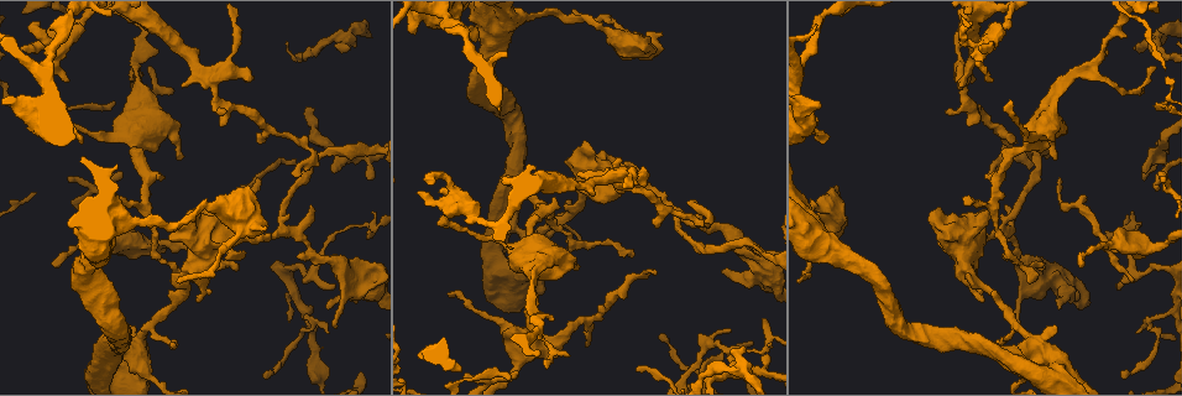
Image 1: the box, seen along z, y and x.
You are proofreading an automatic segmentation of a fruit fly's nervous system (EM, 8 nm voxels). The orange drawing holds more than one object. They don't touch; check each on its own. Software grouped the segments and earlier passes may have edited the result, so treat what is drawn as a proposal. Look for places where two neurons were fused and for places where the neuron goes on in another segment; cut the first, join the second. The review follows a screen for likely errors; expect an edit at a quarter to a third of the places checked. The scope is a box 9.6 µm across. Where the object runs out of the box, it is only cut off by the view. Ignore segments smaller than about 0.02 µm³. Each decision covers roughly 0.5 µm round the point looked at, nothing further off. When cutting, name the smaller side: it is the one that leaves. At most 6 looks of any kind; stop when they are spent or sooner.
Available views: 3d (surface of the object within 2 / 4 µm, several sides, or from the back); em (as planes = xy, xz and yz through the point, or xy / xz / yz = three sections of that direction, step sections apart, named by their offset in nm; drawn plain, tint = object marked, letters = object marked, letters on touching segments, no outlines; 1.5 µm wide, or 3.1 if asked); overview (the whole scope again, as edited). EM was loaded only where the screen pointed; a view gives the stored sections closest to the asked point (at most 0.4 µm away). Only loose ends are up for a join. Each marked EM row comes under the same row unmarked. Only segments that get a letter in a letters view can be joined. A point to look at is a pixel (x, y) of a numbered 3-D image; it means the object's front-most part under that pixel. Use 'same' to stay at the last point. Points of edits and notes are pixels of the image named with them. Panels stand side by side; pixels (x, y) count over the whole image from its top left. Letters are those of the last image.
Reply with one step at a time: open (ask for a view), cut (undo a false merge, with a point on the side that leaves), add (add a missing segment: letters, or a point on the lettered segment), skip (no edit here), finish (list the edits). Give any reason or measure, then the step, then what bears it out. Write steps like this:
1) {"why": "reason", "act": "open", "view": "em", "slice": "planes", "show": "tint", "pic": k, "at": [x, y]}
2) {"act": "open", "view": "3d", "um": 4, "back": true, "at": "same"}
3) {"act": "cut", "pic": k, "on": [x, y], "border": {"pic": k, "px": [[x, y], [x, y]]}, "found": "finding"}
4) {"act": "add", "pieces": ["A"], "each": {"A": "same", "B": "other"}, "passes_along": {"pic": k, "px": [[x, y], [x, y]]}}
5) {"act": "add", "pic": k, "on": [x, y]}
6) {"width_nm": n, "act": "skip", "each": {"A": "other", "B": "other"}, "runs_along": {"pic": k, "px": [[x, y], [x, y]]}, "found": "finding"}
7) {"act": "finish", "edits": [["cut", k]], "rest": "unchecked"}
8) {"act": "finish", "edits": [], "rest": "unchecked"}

{"why": "stops while still wide", "act": "open", "view": "em", "slice": "planes", "show": "tint", "pic": 1, "at": [71, 284]}

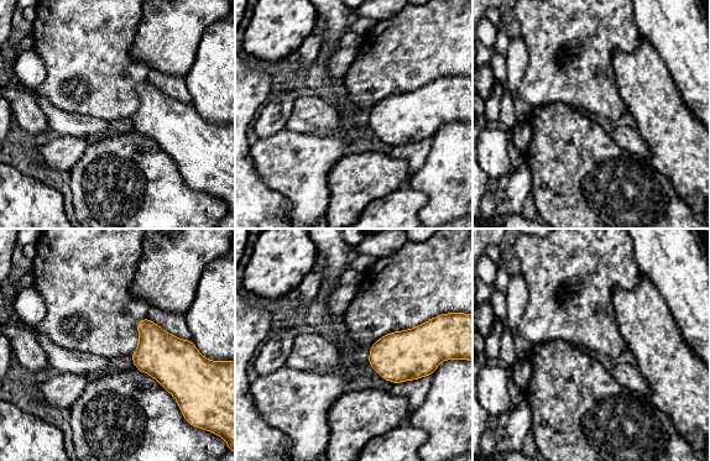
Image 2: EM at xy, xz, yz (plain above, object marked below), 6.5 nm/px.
{"why": "see the neighbours", "act": "open", "view": "em", "slice": "planes", "show": "letters", "at": "same"}

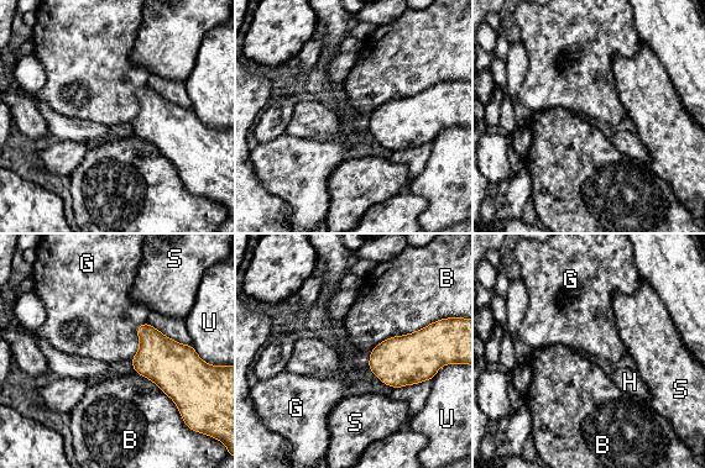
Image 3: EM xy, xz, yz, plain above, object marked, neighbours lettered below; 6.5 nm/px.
{"act": "skip", "each": {"B": "other", "G": "other", "H": "other", "S": "other", "U": "other"}, "found": "no lettered segment goes on from it"}

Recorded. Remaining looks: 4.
{"why": "an open end", "act": "open", "view": "em", "slice": "planes", "show": "tint", "pic": 1, "at": [1053, 160]}

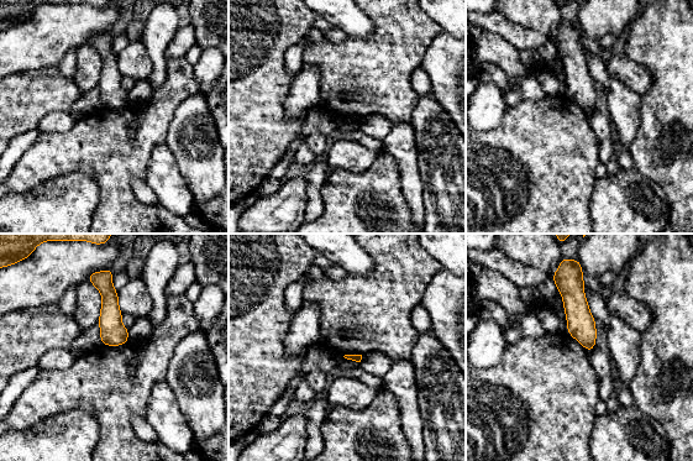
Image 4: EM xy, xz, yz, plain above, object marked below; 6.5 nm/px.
{"act": "open", "view": "em", "slice": "planes", "show": "letters", "at": "same"}

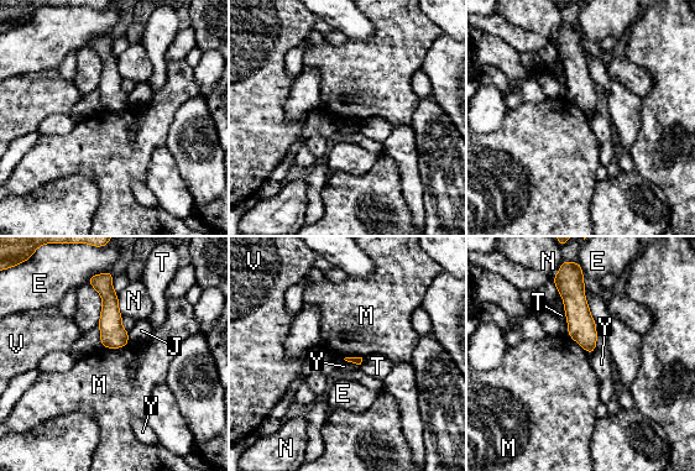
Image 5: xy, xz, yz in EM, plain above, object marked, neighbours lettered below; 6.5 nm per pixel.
{"act": "skip", "each": {"E": "other", "J": "other", "M": "other", "N": "other", "T": "other", "V": "other", "Y": "other"}, "border": {"pic": 5, "px": [[129, 341], [120, 347], [103, 347]]}, "found": "no lettered segment goes on from it"}

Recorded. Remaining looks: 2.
{"why": "thin end", "act": "open", "view": "em", "slice": "yz", "step": 4, "show": "letters", "pic": 1, "at": [1079, 266]}

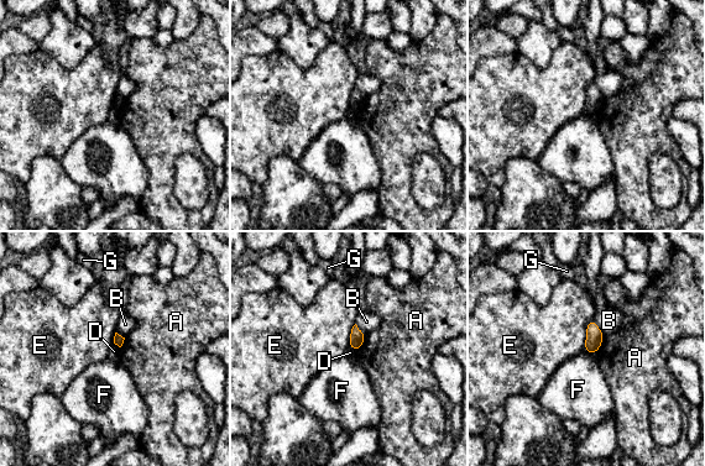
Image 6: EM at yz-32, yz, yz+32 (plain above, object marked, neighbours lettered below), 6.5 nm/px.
{"act": "skip", "each": {"A": "other", "B": "other", "D": "other", "E": "other", "F": "other", "G": "other"}, "border": {"pic": 6, "px": [[585, 350], [595, 354]]}, "found": "none of them fits"}

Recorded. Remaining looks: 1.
{"act": "finish", "edits": [], "rest": "unchecked"}

